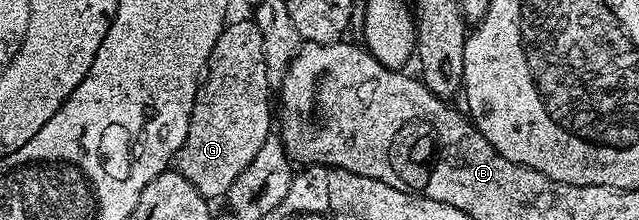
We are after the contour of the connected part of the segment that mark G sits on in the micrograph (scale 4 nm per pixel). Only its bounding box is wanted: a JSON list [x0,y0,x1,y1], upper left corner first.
[175,19,271,199]

